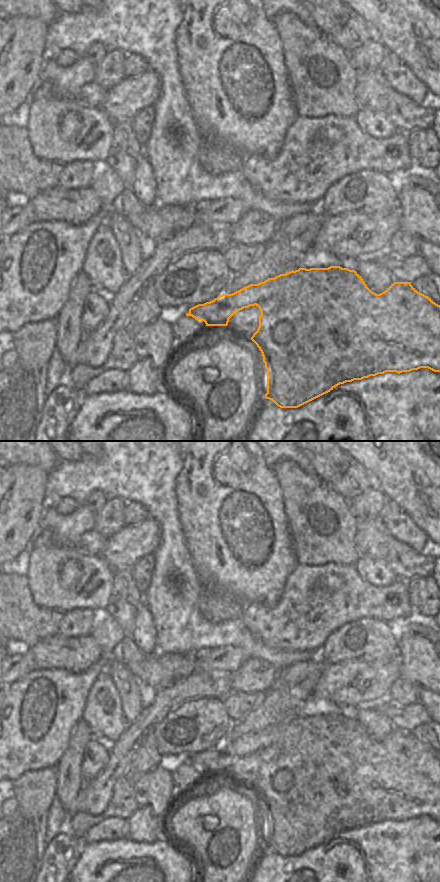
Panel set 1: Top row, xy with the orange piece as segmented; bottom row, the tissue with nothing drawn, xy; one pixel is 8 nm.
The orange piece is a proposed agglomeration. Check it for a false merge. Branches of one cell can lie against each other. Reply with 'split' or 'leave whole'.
split

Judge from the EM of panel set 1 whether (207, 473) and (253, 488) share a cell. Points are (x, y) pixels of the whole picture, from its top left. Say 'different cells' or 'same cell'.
same cell

